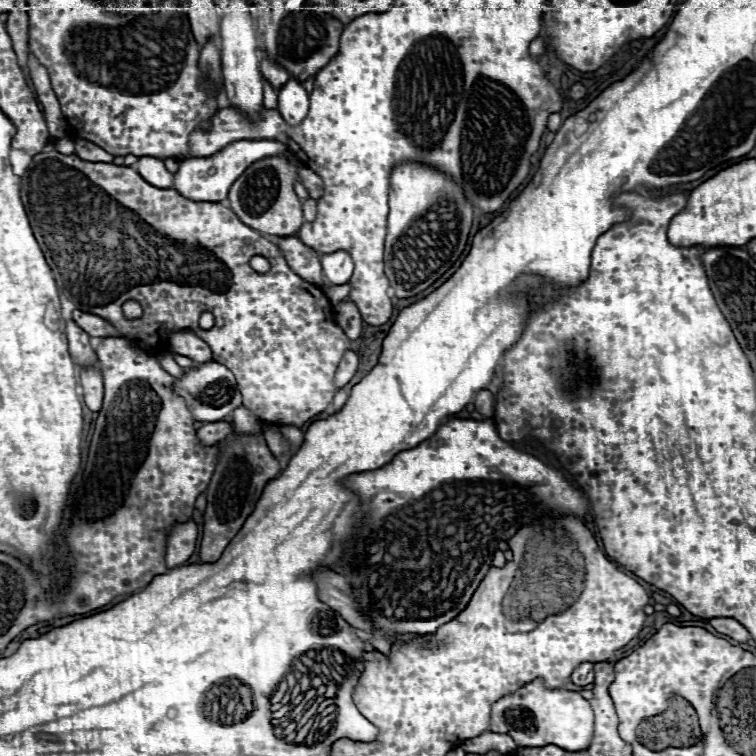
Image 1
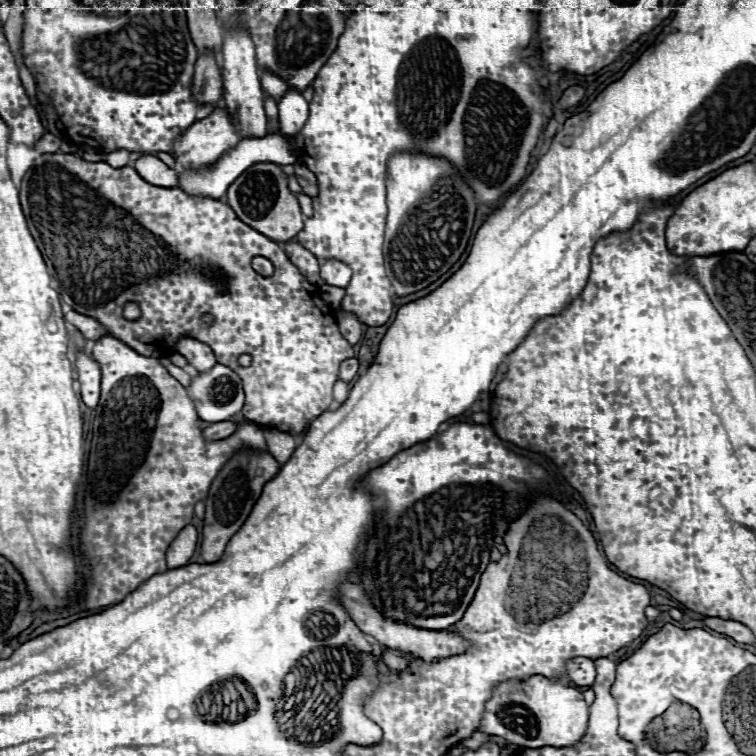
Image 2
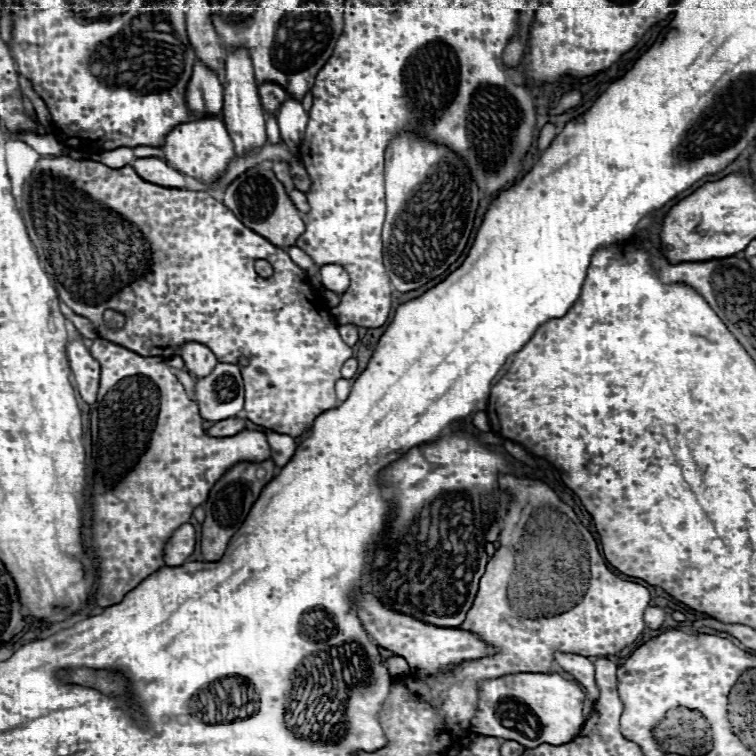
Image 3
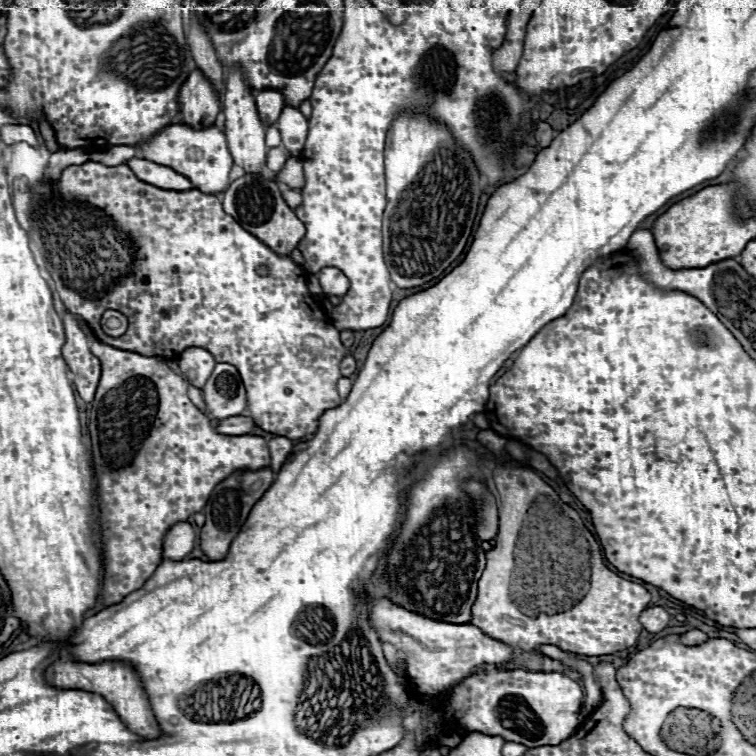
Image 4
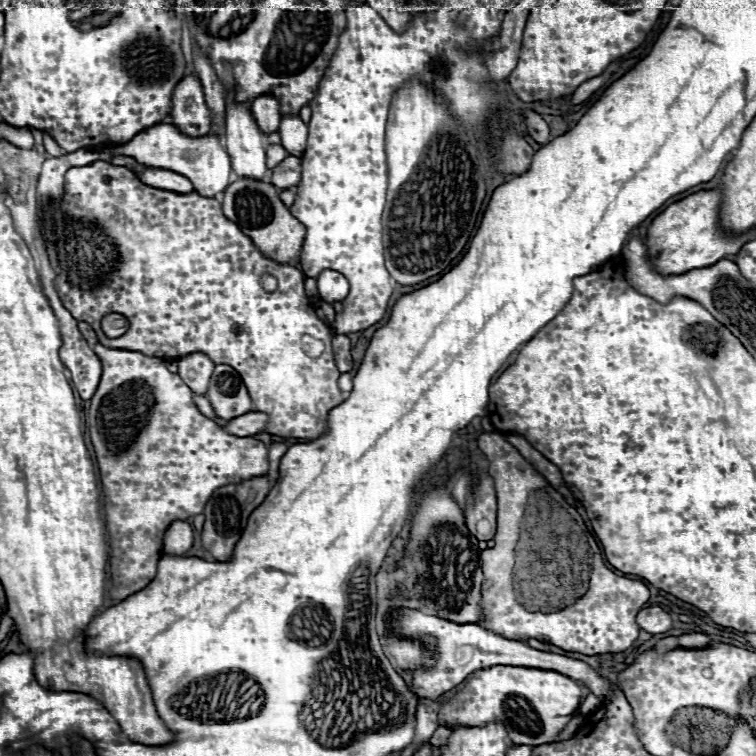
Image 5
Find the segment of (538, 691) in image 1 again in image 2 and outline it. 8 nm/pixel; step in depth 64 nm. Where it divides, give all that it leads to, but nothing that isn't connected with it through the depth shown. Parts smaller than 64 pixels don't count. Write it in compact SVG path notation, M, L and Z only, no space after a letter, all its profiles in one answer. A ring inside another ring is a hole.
M530 676L520 682L502 682L494 690L494 696L486 702L480 732L500 736L510 744L524 748L564 748L578 744L584 738L584 732L588 730L588 718L588 704L578 688L552 682L544 676Z

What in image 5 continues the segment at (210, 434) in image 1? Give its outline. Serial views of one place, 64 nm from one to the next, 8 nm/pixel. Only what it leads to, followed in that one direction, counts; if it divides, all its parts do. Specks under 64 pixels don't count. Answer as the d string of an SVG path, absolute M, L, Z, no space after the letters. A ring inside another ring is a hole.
M248 412L244 416L236 416L236 420L228 420L224 430L234 436L254 436L258 432L264 432L268 416L262 412Z

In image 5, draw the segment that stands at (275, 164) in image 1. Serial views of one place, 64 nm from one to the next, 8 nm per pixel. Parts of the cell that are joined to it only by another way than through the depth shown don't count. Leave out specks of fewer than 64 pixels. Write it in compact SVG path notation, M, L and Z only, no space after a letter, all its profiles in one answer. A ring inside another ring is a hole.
M238 178L224 192L224 214L240 226L240 230L252 238L252 242L272 260L282 264L298 264L298 254L304 242L306 228L290 214L284 202L278 198L278 188L270 182Z

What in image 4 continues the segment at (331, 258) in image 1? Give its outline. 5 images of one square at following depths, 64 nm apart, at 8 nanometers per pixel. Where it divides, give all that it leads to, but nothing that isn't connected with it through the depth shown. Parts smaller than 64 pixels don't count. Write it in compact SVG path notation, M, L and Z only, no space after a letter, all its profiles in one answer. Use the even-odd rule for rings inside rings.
M334 266L320 270L320 284L322 284L324 294L328 294L328 296L344 296L350 286L348 278Z

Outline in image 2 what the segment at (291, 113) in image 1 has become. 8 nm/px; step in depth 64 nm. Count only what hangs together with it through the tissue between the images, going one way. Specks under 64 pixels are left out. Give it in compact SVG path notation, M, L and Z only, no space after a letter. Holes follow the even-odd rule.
M288 88L288 92L278 102L280 110L280 130L286 136L294 136L308 120L308 102L302 96L302 92L296 92L296 88Z

